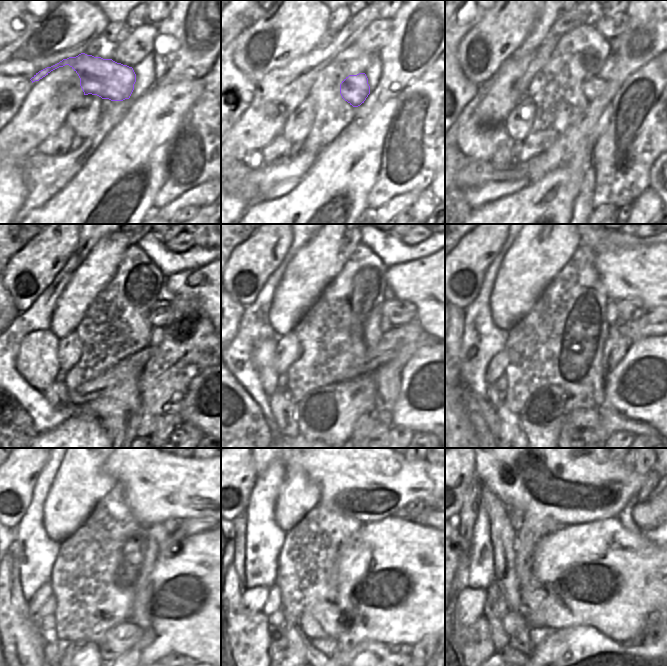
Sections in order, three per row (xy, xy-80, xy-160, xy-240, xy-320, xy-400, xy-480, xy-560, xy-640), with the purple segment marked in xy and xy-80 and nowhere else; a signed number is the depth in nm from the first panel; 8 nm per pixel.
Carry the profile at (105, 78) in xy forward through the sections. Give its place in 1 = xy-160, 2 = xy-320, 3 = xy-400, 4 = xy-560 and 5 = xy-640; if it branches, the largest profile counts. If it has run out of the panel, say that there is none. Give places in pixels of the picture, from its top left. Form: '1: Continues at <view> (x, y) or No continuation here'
1: Continues at xy-160 (593, 87)
2: Continues at xy-320 (398, 312)
3: Continues at xy-400 (632, 309)
4: Continues at xy-560 (424, 518)
5: No continuation here

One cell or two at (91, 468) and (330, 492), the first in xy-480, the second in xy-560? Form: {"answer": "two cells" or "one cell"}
{"answer": "two cells"}

